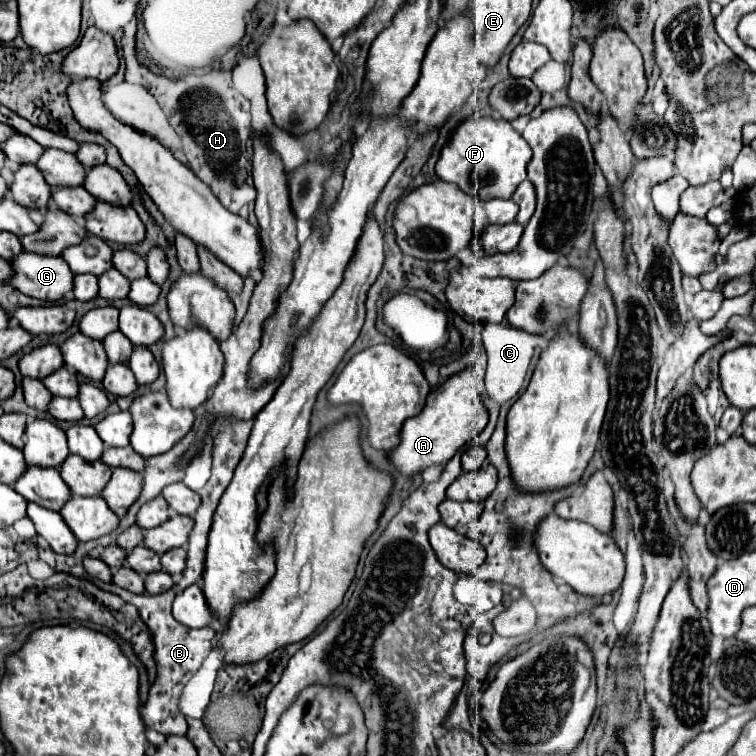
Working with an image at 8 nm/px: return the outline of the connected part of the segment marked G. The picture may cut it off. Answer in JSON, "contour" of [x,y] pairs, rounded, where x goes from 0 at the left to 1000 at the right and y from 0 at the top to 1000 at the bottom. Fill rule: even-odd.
{"contour":[[[29,331],[13,344],[16,365],[8,373],[24,386],[50,397],[79,397],[95,384],[95,357],[79,339],[56,339]]]}

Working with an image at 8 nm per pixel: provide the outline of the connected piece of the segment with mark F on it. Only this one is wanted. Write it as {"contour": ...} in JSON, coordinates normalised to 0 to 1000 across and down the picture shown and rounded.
{"contour":[[[624,153],[603,169],[598,185],[585,196],[582,212],[577,214],[577,230],[638,267],[651,262],[672,265],[685,243],[696,238],[696,217],[701,209],[701,193],[672,159],[659,153]]]}

